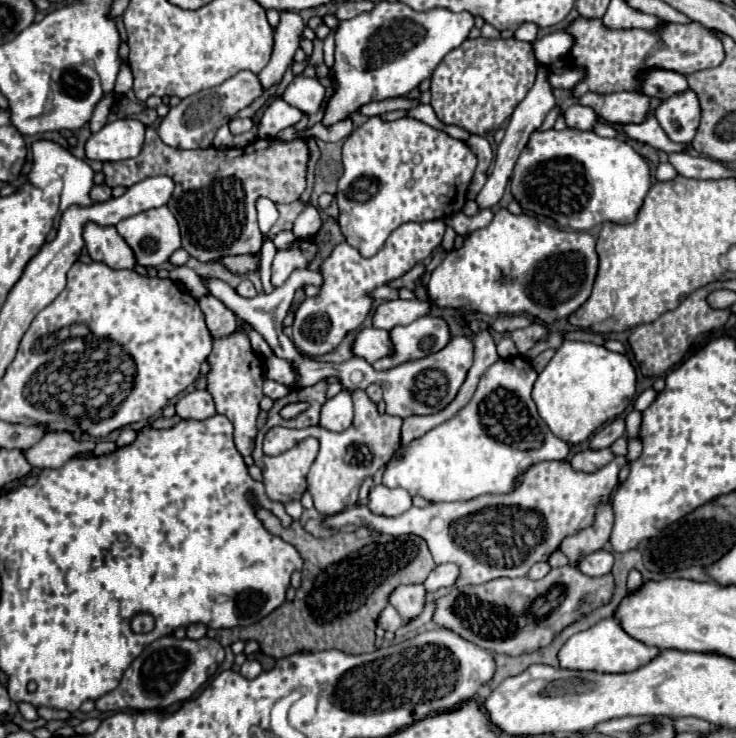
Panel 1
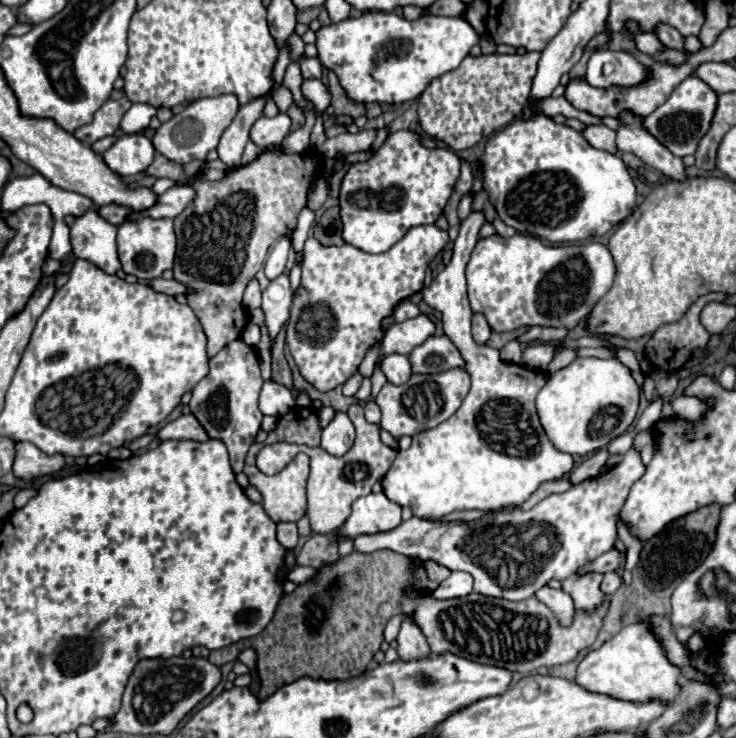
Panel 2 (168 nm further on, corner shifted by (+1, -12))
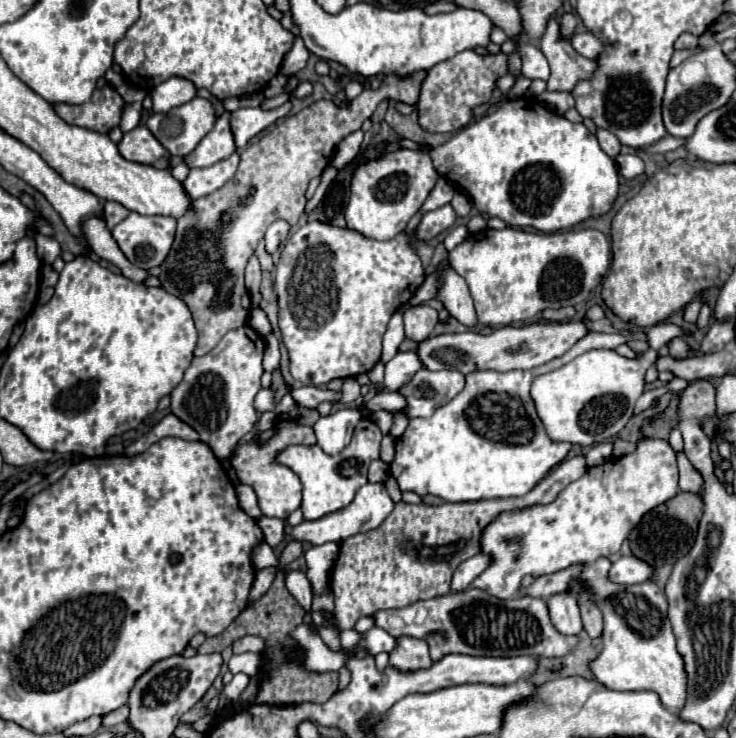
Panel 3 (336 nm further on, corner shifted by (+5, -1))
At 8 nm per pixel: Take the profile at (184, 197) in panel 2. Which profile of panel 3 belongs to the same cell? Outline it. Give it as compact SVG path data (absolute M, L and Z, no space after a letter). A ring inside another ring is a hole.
M232 153L230 157L202 169L190 169L190 175L182 181L182 187L190 199L204 197L216 189L220 189L234 173L238 167L240 155Z

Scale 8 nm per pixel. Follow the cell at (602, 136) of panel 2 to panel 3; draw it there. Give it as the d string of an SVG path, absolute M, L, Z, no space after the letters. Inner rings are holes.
M596 129L596 139L600 143L600 147L610 155L616 157L620 153L620 141L606 129Z

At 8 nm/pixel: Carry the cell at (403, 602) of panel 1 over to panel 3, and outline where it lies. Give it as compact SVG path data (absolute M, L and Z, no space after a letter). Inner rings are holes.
M398 637L398 645L390 653L390 665L400 671L414 671L432 665L428 645L422 639Z

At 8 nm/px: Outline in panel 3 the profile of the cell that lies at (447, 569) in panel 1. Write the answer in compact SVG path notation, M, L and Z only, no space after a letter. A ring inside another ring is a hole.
M474 555L472 559L466 559L462 561L462 565L458 565L458 569L454 571L454 577L452 577L452 591L462 591L466 589L486 567L488 567L488 557L486 555Z

